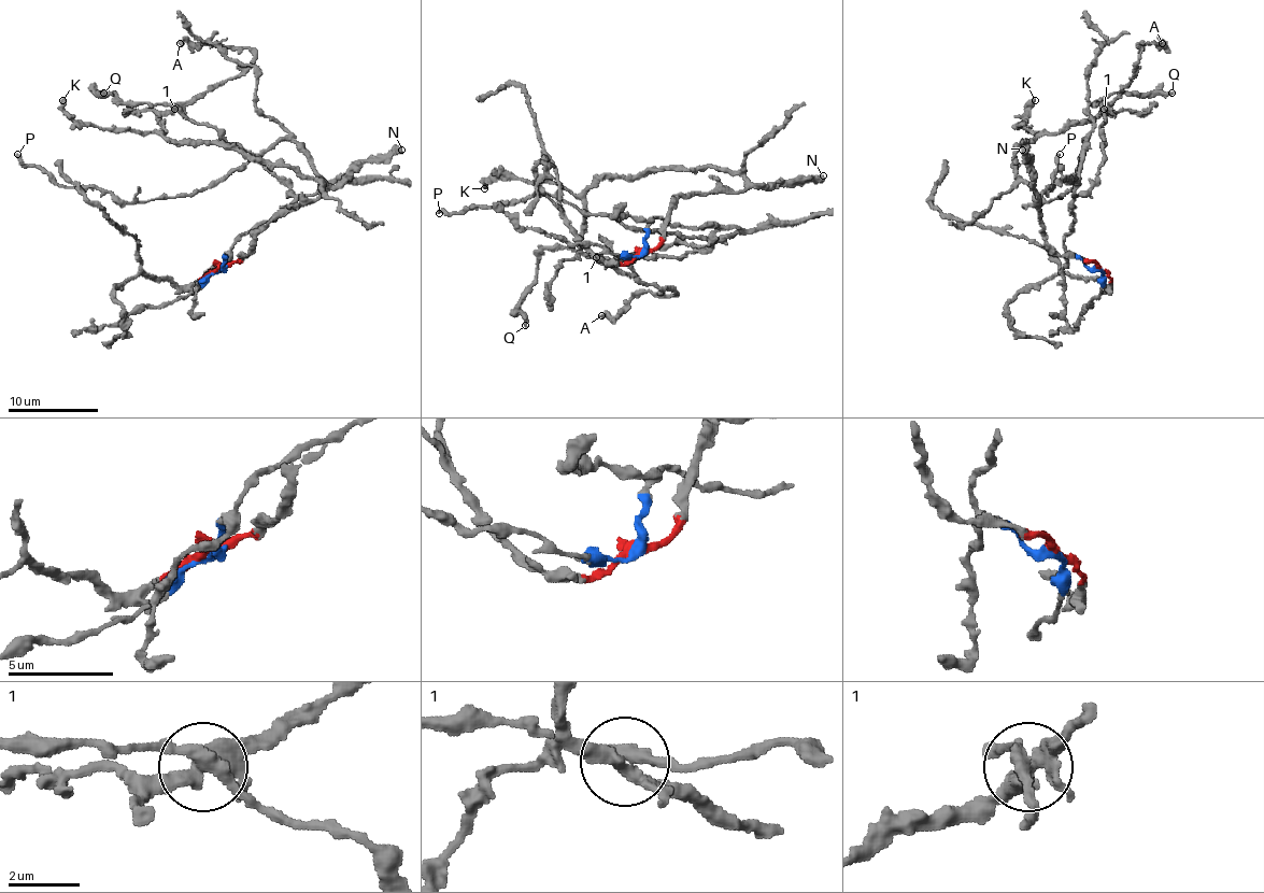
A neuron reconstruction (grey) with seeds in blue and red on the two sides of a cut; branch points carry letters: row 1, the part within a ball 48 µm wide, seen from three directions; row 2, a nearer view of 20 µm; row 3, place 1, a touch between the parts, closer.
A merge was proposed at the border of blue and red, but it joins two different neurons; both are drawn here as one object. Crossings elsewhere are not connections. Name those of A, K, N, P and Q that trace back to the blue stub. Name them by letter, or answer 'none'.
P, Q

